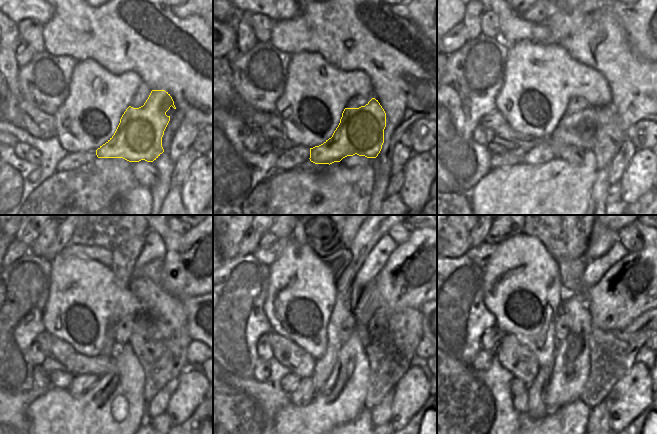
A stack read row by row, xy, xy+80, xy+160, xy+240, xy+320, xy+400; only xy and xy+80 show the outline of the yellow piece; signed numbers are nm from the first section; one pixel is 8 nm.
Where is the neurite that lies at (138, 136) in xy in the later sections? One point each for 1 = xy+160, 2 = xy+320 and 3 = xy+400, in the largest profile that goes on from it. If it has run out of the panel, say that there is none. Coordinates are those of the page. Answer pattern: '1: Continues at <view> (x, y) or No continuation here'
1: Continues at xy+160 (579, 129)
2: Continues at xy+320 (303, 394)
3: Continues at xy+400 (520, 402)

